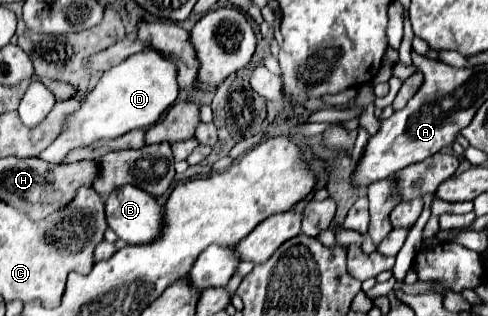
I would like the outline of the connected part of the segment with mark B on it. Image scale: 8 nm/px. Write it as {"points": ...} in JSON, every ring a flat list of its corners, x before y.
{"points":[[122,185,106,199,108,227,124,243,148,243,160,233,162,207,136,185]]}

